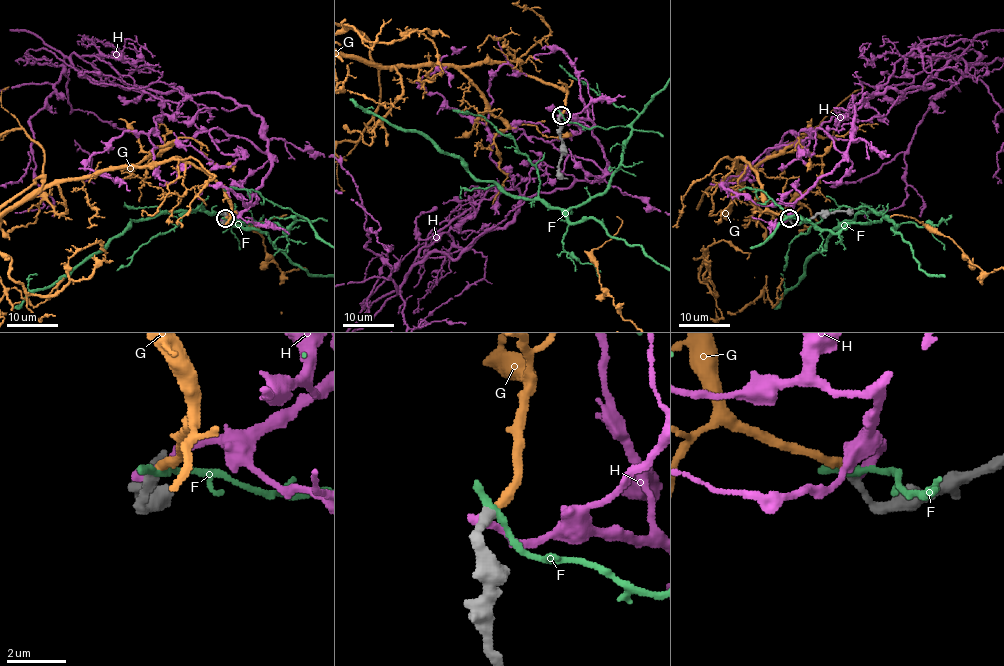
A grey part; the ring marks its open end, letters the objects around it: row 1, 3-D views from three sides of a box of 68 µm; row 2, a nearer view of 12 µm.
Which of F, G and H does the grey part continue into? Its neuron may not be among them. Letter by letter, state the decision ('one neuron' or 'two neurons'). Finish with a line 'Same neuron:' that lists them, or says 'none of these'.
F: two neurons
G: one neuron
H: two neurons
Same neuron: G

